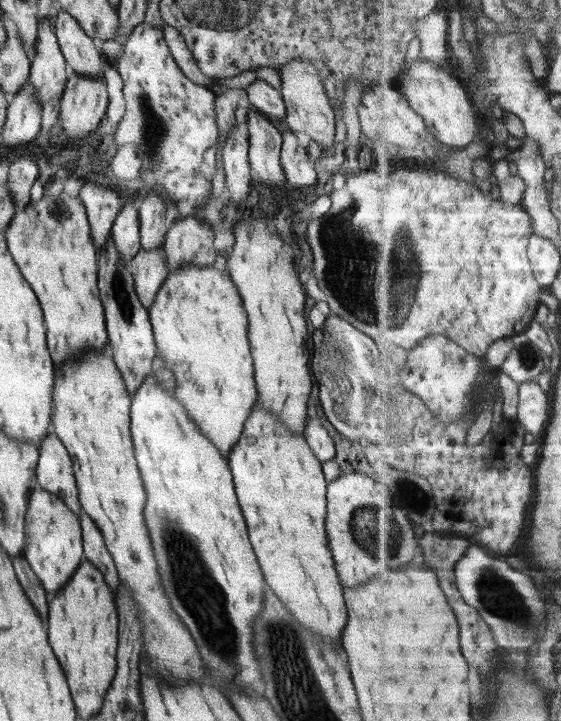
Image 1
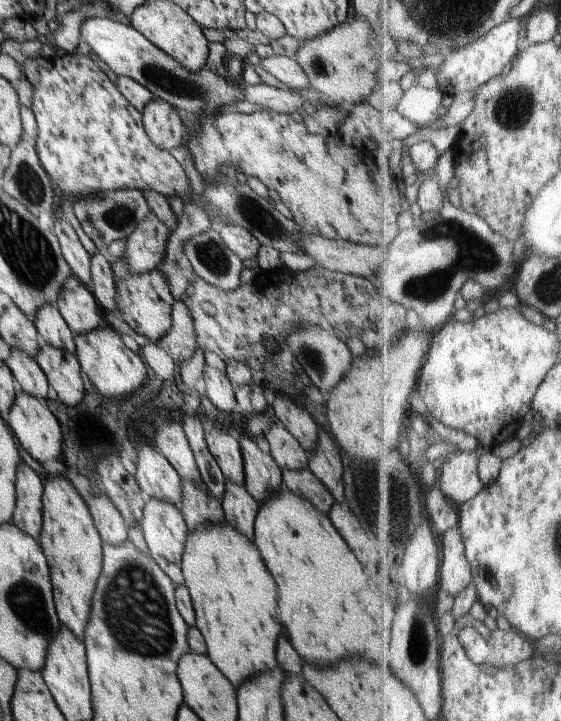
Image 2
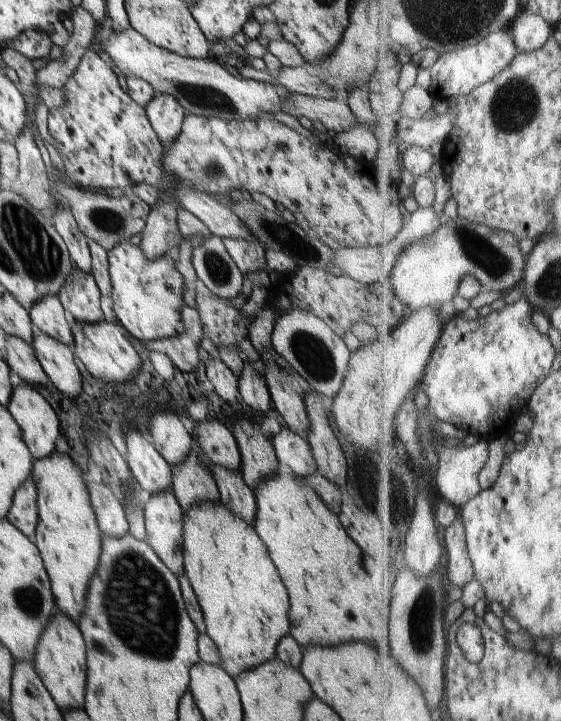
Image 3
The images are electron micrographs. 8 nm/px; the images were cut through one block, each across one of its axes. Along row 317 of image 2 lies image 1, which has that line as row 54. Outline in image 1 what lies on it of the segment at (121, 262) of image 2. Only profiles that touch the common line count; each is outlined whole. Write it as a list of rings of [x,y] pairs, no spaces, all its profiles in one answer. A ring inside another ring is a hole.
[[[144,22],[138,24],[125,41],[121,56],[112,61],[124,82],[122,92],[126,103],[126,112],[114,133],[117,148],[122,148],[124,144],[136,144],[136,154],[142,160],[138,176],[141,184],[153,189],[162,188],[166,196],[170,196],[168,200],[178,202],[176,208],[190,204],[194,206],[193,217],[203,216],[210,200],[211,182],[200,172],[200,164],[204,160],[204,152],[216,146],[219,141],[219,128],[215,120],[216,94],[210,88],[194,83],[180,70],[165,42],[163,32],[157,27]]]

